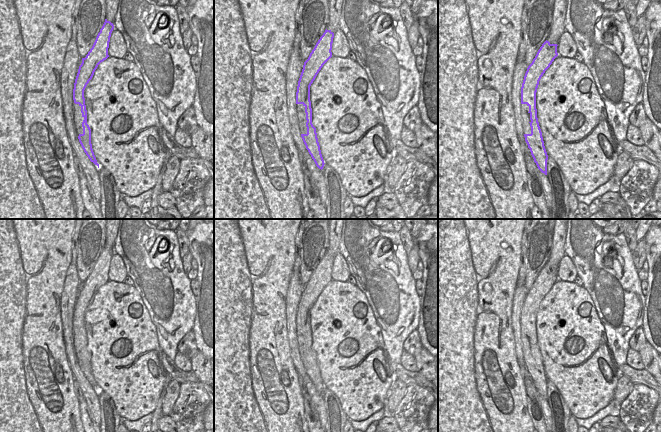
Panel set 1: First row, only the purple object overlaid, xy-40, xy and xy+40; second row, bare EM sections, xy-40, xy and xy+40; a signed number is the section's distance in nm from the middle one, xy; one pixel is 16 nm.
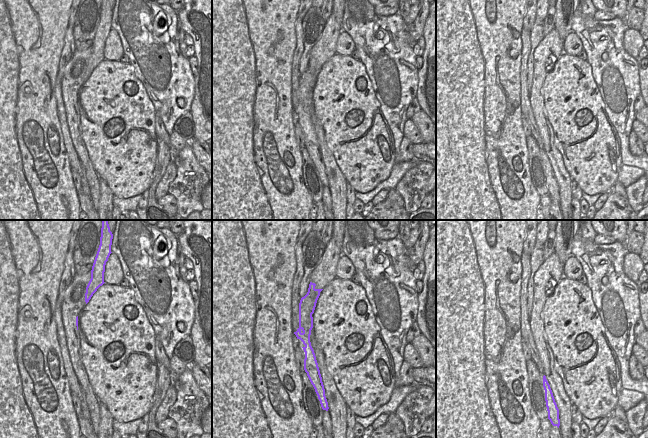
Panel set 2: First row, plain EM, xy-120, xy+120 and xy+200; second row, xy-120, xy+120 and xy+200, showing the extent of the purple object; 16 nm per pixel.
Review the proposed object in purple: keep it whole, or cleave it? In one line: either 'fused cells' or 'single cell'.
single cell

